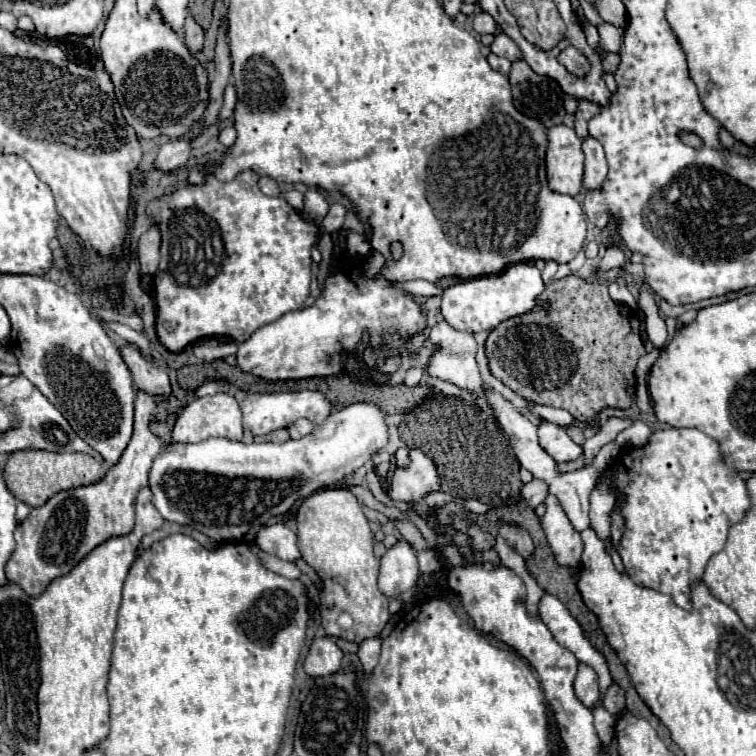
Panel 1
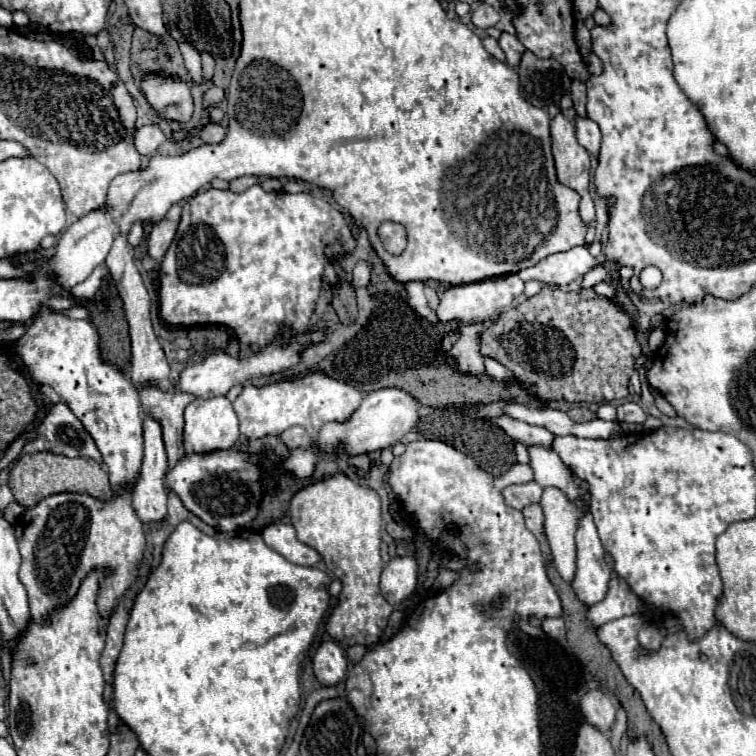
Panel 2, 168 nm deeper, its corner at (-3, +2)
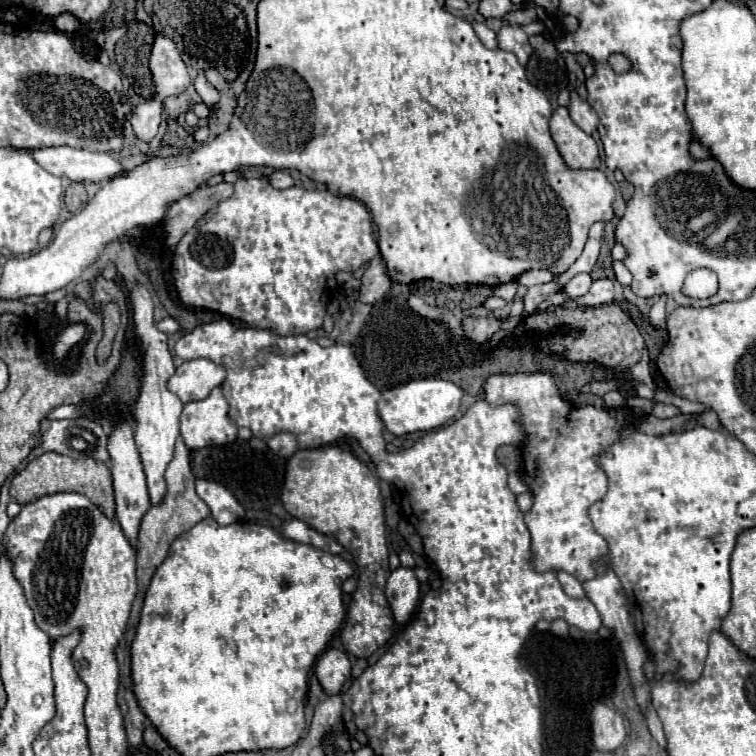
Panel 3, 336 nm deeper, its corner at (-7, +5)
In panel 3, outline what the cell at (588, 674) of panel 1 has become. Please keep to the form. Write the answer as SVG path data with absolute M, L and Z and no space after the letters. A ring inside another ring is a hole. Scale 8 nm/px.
M597 701L591 711L591 731L593 745L599 751L615 751L625 741L625 725L619 711L613 711L609 705Z

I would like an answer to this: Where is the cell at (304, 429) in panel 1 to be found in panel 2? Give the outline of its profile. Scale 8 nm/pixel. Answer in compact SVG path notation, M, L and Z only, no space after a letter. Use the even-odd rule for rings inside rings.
M291 426L287 428L283 434L279 434L279 440L289 448L289 450L295 450L295 448L311 448L311 438L307 436L305 428L301 426Z

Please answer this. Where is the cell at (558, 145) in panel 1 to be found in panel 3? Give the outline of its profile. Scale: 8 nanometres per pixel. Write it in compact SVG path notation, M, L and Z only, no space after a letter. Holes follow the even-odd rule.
M557 107L551 117L551 137L571 169L597 169L599 151L591 135L583 133L569 117L567 107Z

